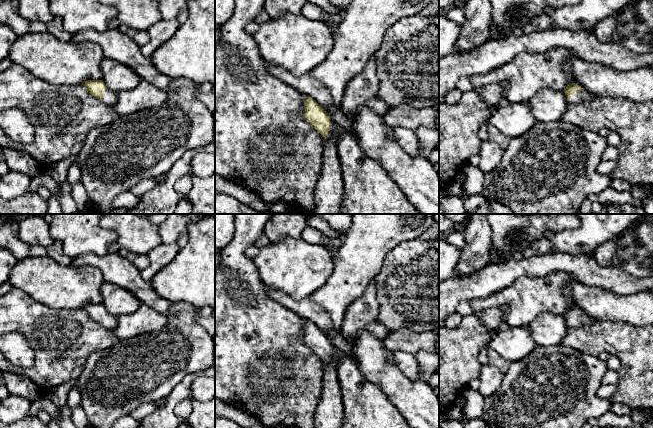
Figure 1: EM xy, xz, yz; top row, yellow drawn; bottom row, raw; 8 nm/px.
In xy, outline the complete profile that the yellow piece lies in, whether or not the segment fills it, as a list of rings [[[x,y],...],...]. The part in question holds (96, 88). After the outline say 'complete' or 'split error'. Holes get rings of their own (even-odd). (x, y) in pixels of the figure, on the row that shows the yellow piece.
[[[88,80],[81,85],[83,85],[92,96],[102,100],[109,106],[112,106],[117,102],[116,92],[107,89],[102,80]]] | split error

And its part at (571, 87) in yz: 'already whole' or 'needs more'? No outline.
needs more

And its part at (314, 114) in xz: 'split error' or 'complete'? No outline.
split error

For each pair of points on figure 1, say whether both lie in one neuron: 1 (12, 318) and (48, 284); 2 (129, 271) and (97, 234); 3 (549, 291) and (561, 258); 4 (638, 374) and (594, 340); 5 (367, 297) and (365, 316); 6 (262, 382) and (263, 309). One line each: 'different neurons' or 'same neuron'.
1: different neurons
2: different neurons
3: different neurons
4: same neuron
5: same neuron
6: same neuron

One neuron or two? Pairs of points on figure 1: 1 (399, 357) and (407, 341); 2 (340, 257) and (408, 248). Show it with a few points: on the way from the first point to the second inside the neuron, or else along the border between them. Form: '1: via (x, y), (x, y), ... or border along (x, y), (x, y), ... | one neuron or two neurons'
1: border along (391, 351), (403, 351), (414, 355) | two neurons
2: border along (407, 239), (399, 242), (388, 251), (378, 273) | two neurons

